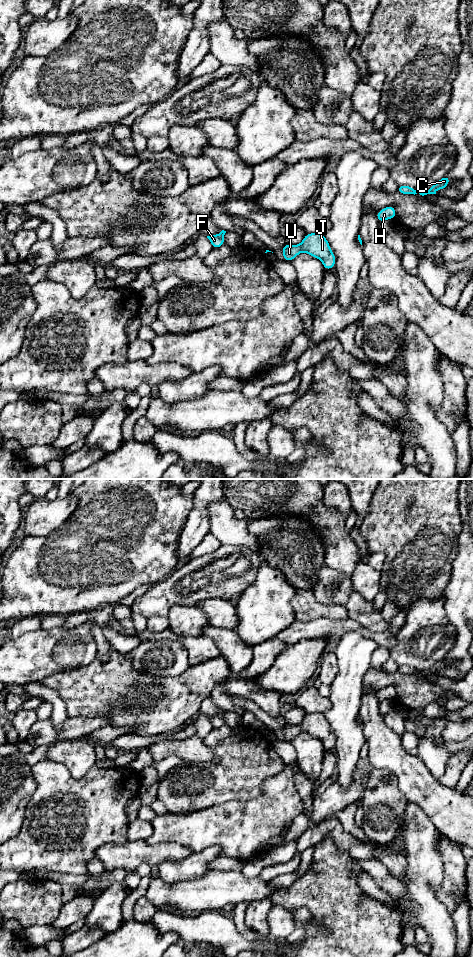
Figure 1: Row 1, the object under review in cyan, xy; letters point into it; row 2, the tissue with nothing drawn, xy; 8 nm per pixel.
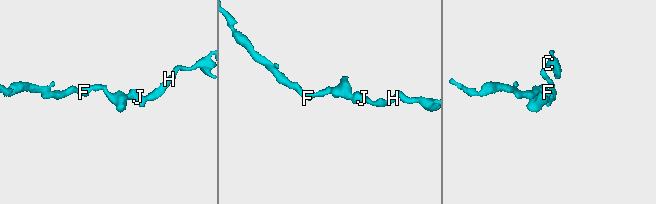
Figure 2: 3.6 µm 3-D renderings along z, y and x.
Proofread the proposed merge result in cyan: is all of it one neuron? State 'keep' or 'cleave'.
keep

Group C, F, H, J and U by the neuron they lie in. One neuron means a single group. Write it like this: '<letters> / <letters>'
C F H J U

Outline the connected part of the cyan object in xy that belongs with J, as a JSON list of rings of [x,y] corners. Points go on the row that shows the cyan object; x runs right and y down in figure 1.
[[[322,233],[306,234],[300,245],[289,245],[282,249],[285,261],[291,262],[300,252],[306,252],[313,257],[320,259],[325,270],[335,267],[336,256],[332,253],[329,243]]]

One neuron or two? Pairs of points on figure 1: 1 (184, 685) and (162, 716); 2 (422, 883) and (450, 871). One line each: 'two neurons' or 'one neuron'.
1: one neuron
2: two neurons

